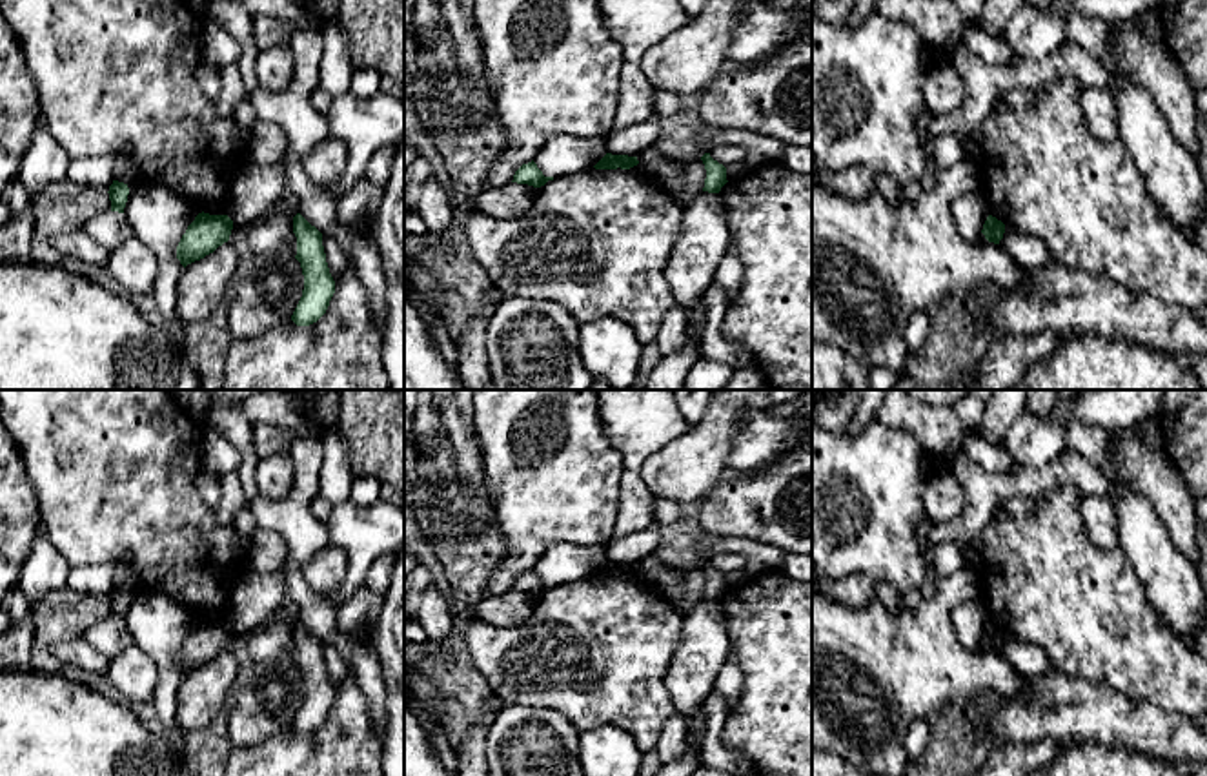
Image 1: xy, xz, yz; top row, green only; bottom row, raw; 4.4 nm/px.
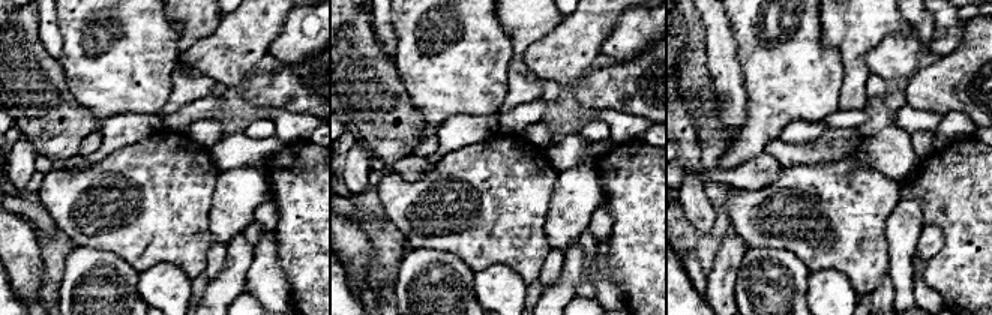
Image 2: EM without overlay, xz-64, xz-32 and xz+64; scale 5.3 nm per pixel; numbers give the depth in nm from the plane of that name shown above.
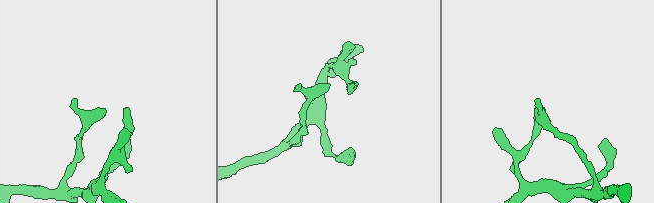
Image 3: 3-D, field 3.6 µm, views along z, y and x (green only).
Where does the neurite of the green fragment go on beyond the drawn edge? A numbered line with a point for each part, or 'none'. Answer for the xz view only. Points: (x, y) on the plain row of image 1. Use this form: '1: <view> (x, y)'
none

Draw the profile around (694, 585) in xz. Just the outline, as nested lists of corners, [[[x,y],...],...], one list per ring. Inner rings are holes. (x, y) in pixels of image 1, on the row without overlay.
[[[697,567],[688,574],[688,577],[683,583],[683,603],[686,607],[695,607],[697,603],[701,603],[705,596],[705,587],[706,587],[705,572],[701,567]]]

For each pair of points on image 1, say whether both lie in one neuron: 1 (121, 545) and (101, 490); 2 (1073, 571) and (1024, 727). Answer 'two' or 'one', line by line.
1: one
2: two

